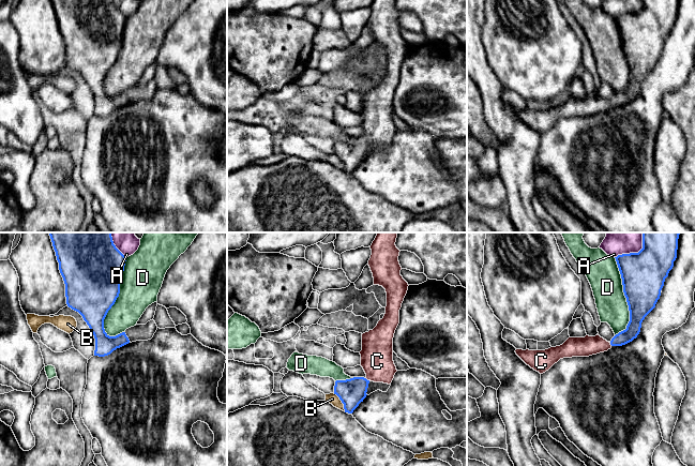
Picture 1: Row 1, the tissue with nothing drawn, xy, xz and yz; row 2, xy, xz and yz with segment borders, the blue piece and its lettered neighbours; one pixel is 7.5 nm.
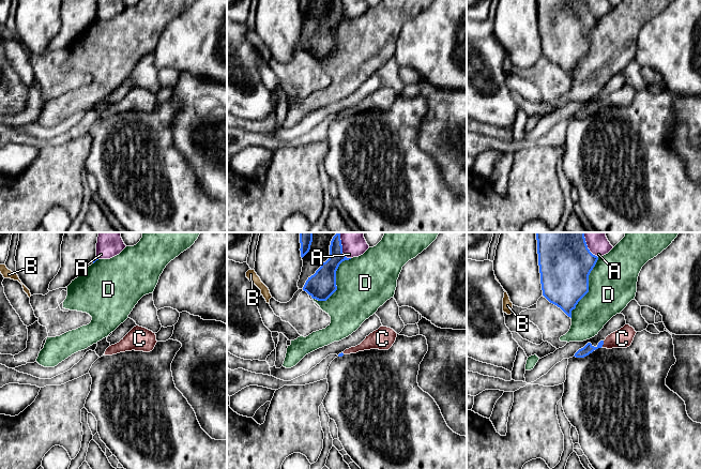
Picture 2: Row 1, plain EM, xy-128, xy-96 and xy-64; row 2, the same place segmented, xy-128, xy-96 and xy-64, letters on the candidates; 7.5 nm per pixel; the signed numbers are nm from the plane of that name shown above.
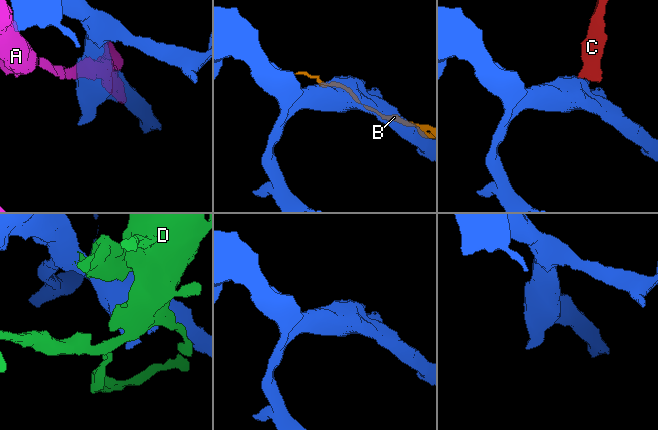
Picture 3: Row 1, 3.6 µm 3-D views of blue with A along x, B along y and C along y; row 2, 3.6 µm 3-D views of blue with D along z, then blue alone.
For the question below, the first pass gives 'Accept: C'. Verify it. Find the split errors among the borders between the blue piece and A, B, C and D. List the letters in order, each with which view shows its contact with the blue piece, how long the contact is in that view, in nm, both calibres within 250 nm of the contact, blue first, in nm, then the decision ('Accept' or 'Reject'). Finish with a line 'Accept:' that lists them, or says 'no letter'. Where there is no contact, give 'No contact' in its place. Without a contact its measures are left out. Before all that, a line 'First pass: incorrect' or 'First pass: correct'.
First pass: correct
A: Touches blue in yz. Shared border 280 nm. Thickness 320 nm (blue) against 280 nm. Reject
B: Touches blue in xz. Shared border 160 nm. Thickness 200 nm (blue) against 80 nm. Reject
C: Touches blue in xz. Shared border 40 nm. Thickness 200 nm (blue) against 240 nm. Accept
D: Touches blue in xy. Shared border 600 nm. Thickness 440 nm (blue) against 300 nm. Reject
Accept: C

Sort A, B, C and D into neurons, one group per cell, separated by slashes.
A / B / C / D

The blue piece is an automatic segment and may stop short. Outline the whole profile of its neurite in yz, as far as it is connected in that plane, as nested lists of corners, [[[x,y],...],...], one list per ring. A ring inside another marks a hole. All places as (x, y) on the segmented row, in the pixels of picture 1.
[[[643,232],[643,249],[638,253],[622,254],[615,257],[629,305],[630,321],[626,329],[616,334],[610,342],[607,342],[598,333],[595,336],[569,337],[562,345],[545,350],[516,349],[516,355],[531,369],[543,374],[560,359],[589,357],[607,351],[613,346],[622,346],[632,342],[639,334],[643,320],[655,307],[660,299],[665,279],[677,258],[679,235],[680,232]]]

